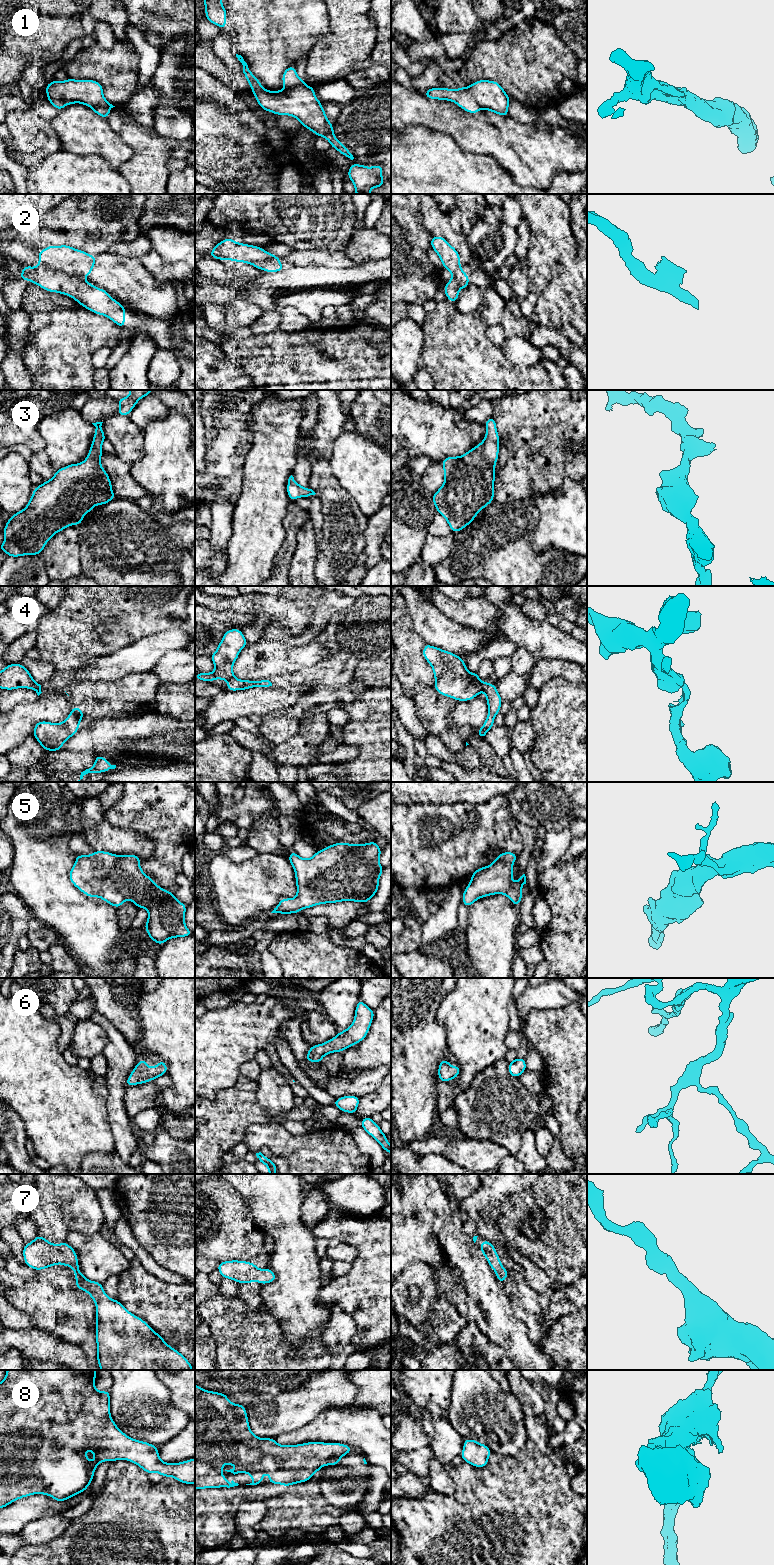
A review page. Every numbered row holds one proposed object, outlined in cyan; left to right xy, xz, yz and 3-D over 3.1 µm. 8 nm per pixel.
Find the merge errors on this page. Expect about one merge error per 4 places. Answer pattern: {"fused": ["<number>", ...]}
{"fused": ["2", "4"]}

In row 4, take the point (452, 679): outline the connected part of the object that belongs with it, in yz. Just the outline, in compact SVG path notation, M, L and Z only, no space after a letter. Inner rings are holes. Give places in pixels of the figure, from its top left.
M425 644L422 652L435 677L434 688L456 701L469 701L480 694L483 683L478 673L470 673L460 656Z

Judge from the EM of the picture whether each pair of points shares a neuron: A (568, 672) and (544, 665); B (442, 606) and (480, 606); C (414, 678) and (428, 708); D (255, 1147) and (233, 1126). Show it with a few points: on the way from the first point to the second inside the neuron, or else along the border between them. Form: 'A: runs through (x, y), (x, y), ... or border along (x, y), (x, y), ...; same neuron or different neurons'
A: runs through (562, 668), (550, 668); same neuron
B: runs through (451, 607), (471, 607); same neuron
C: border along (432, 685), (421, 684), (412, 698); different neurons
D: border along (264, 1124), (251, 1124), (247, 1128), (242, 1141); different neurons

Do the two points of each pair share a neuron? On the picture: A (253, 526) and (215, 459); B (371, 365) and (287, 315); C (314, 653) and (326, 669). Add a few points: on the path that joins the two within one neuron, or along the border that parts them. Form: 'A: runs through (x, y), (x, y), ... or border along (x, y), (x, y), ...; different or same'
A: border along (243, 475), (240, 494), (234, 503); different
B: border along (313, 326), (300, 331), (286, 332); different
C: border along (317, 640), (330, 654), (309, 666); different

